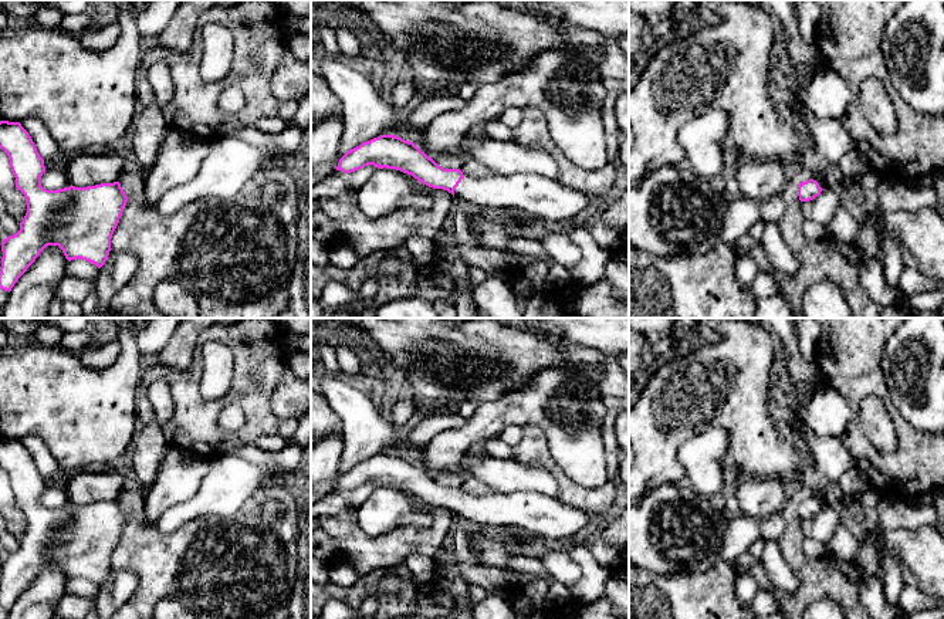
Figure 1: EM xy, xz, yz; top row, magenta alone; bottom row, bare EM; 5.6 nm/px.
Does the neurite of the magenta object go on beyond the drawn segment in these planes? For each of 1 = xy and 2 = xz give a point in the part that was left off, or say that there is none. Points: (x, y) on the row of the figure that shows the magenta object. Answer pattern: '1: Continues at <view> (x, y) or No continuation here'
1: No continuation here
2: Continues at xz (545, 200)

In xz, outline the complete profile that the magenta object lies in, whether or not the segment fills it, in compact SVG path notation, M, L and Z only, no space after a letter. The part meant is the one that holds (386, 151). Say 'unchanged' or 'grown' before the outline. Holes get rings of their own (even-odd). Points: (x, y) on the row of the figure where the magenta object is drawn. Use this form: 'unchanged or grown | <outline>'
grown | M380 135L348 150L336 170L351 173L368 165L400 170L481 207L517 209L535 221L571 220L589 206L603 212L619 196L619 190L606 197L591 196L535 173L466 176L460 169L439 166L413 142L395 135Z

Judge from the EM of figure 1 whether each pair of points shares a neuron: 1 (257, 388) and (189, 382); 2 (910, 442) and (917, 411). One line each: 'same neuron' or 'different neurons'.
1: same neuron
2: different neurons

